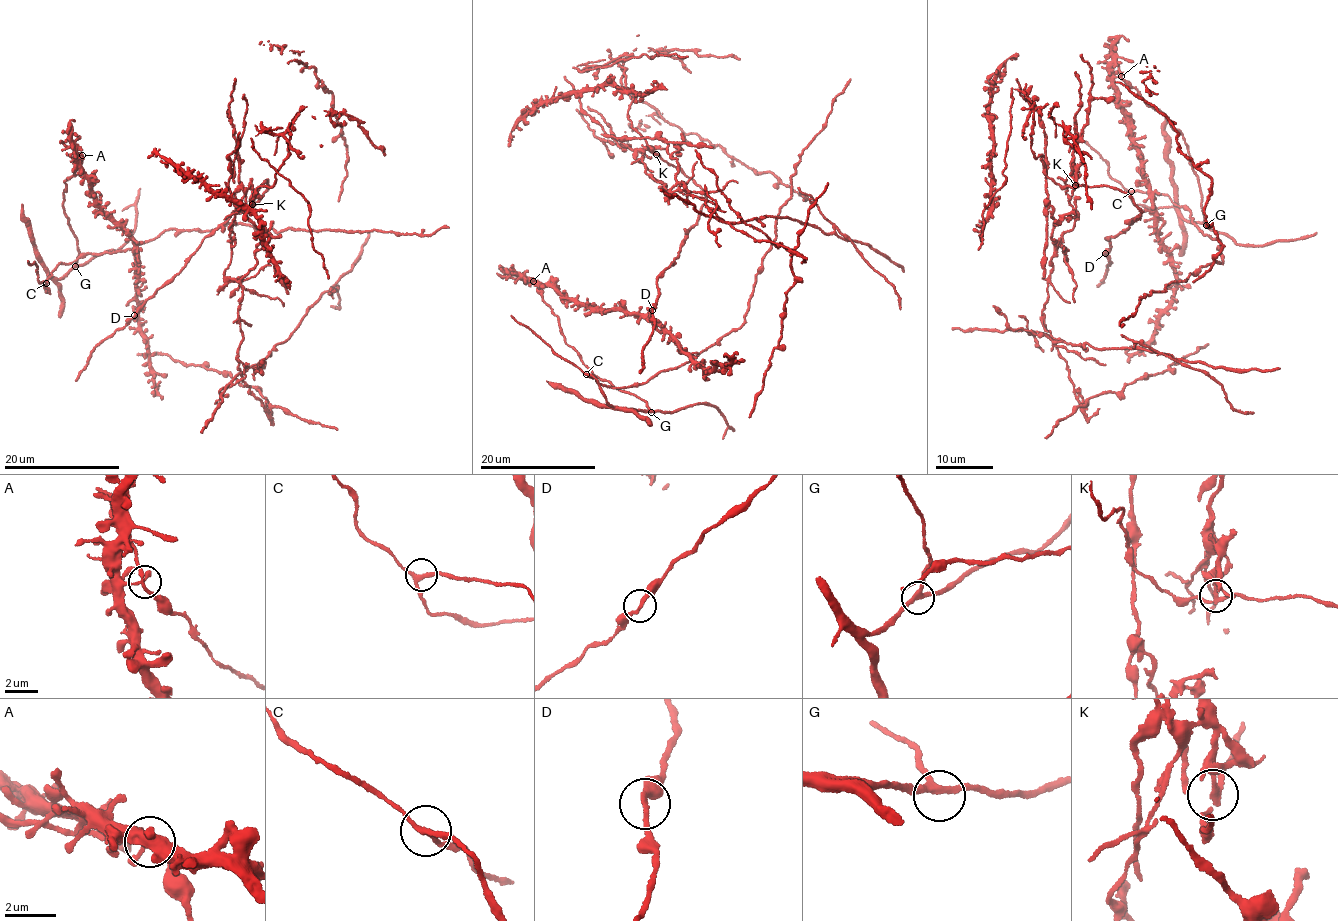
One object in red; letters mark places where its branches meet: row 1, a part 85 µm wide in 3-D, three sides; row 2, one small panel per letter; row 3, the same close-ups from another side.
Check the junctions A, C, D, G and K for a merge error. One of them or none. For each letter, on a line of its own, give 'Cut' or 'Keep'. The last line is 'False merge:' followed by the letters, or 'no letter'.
A: Keep
C: Keep
D: Keep
G: Keep
K: Cut
False merge: K

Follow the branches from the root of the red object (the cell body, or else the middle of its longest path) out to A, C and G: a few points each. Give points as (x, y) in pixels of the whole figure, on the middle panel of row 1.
A: (629, 314), (581, 304), (550, 284), (530, 278), (533, 281)
C: (629, 314), (581, 304), (531, 278), (582, 362), (640, 398), (647, 411), (613, 406), (586, 374)
G: (629, 314), (581, 304), (530, 279), (582, 362), (598, 378), (640, 398), (651, 412)

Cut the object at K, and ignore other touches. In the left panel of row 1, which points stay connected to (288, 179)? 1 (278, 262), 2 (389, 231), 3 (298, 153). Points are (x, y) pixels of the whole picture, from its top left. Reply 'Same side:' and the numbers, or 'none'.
Same side: 3

